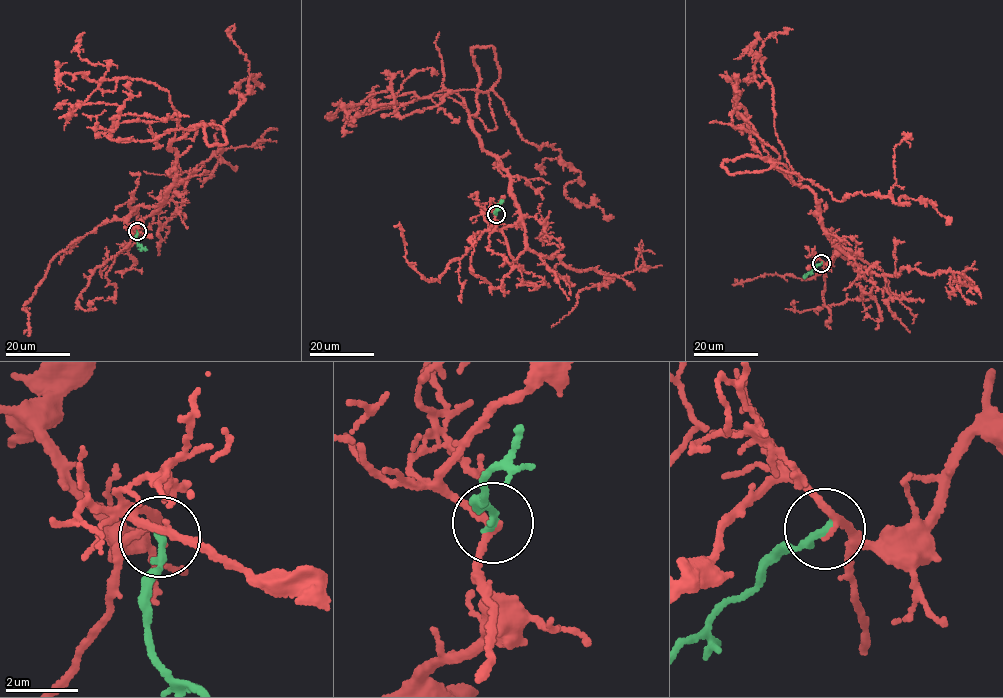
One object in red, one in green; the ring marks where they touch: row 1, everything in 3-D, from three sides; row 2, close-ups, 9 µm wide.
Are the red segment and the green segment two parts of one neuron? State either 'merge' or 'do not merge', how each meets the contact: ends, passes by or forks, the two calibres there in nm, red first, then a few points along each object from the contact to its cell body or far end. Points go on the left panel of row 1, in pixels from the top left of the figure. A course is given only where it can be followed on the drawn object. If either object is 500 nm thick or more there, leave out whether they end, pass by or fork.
do not merge; red passes by; green ends; calibres 150 and 220 nm; course red (137, 231), (131, 213), (173, 182), (170, 143), (203, 123), (187, 138), (152, 83), (99, 87), (84, 32); course green (137, 231), (136, 241), (145, 249)

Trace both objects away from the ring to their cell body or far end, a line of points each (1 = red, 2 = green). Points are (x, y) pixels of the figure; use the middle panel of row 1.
1: (496, 214), (520, 215), (472, 127), (486, 92), (491, 130), (444, 94), (372, 95), (357, 126)
2: (496, 214), (501, 199)

